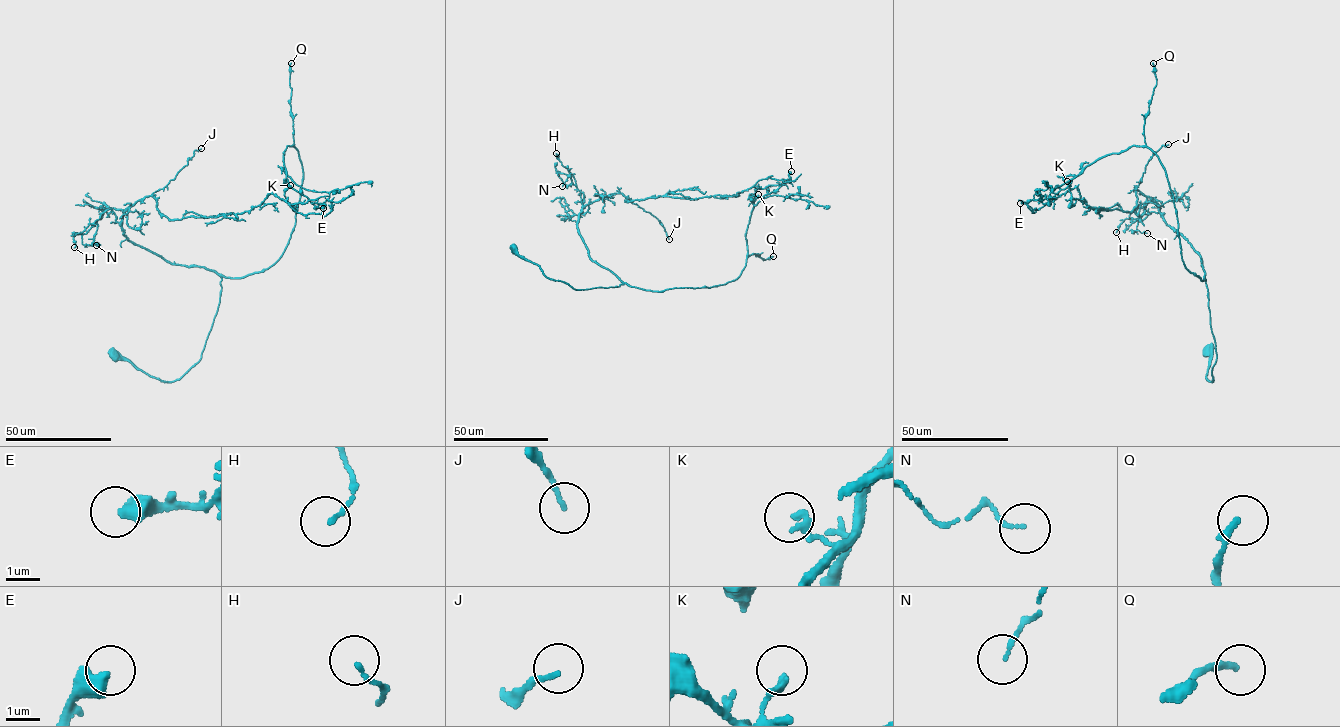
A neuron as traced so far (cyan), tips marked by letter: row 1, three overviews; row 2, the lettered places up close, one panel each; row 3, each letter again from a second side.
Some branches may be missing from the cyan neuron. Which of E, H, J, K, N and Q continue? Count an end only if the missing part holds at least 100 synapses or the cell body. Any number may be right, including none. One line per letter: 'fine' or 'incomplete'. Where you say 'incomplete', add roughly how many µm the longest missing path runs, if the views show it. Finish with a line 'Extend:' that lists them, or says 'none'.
E: fine
H: fine
J: fine
K: fine
N: fine
Q: fine
Extend: none

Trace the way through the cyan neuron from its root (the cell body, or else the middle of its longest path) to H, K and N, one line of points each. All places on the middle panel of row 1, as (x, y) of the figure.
H: (513, 247), (547, 277), (575, 289), (623, 284), (616, 275), (592, 261), (577, 224), (583, 194), (556, 153)
K: (513, 247), (575, 289), (624, 282), (656, 291), (716, 286), (743, 270), (758, 194)
N: (513, 247), (575, 289), (623, 284), (592, 261), (577, 224), (583, 194), (556, 172), (567, 176), (562, 186)

